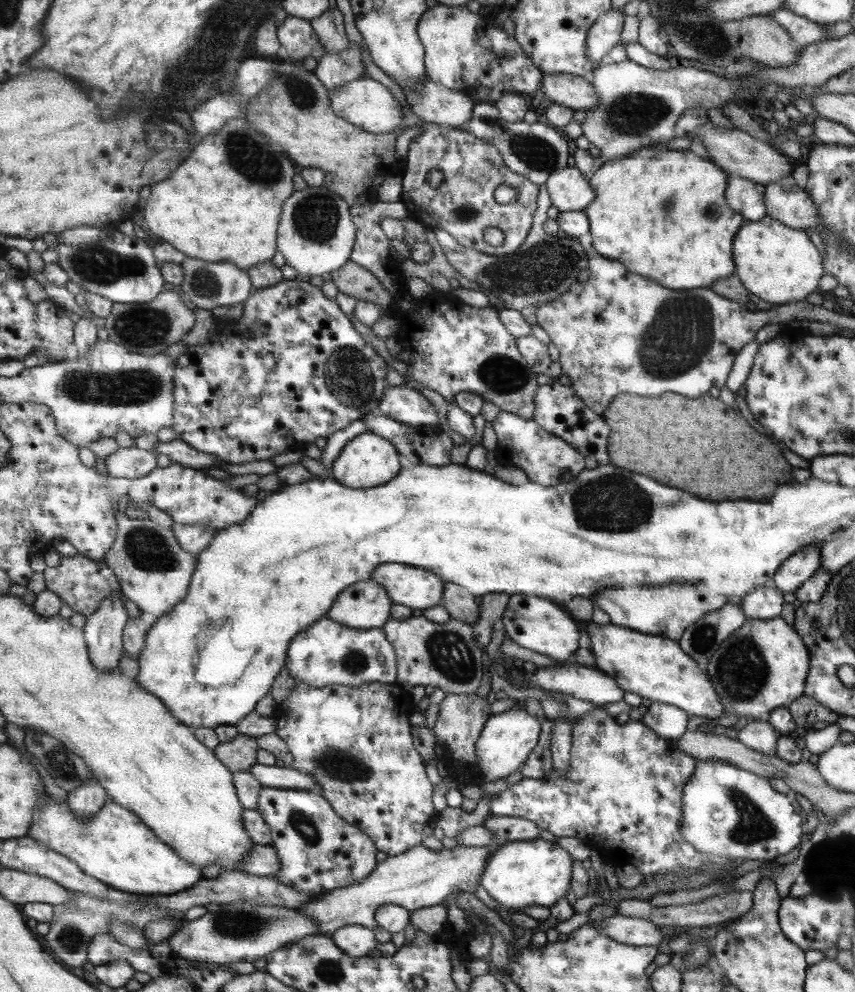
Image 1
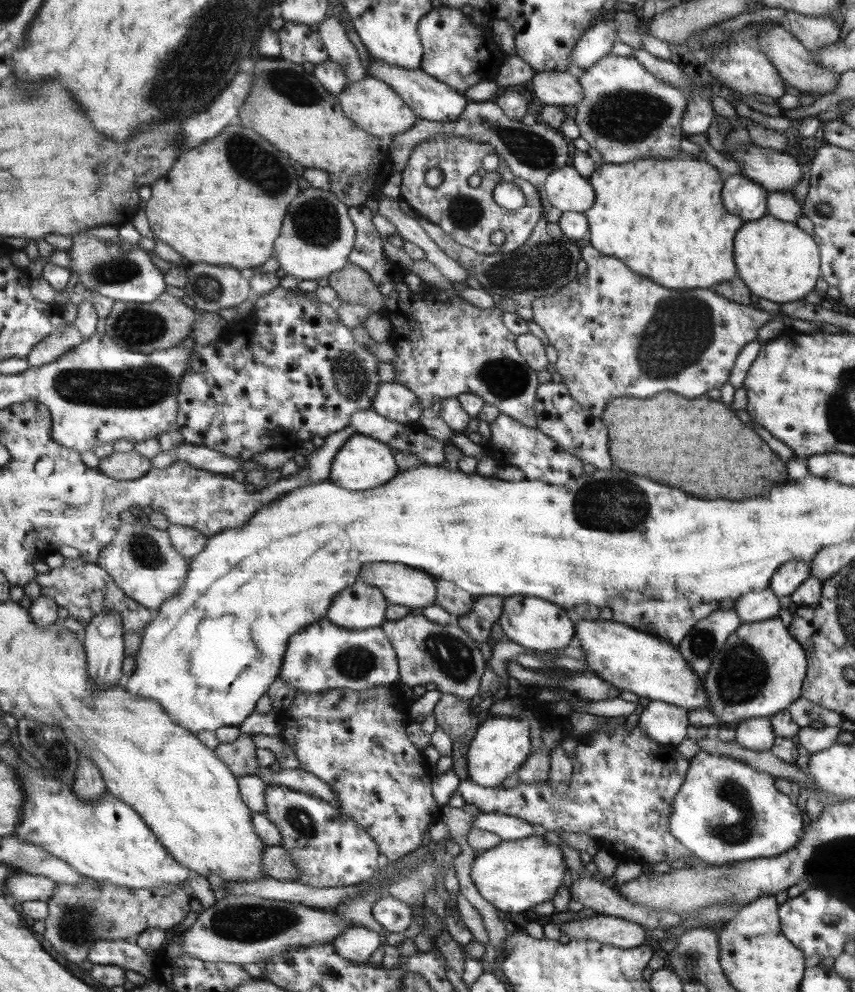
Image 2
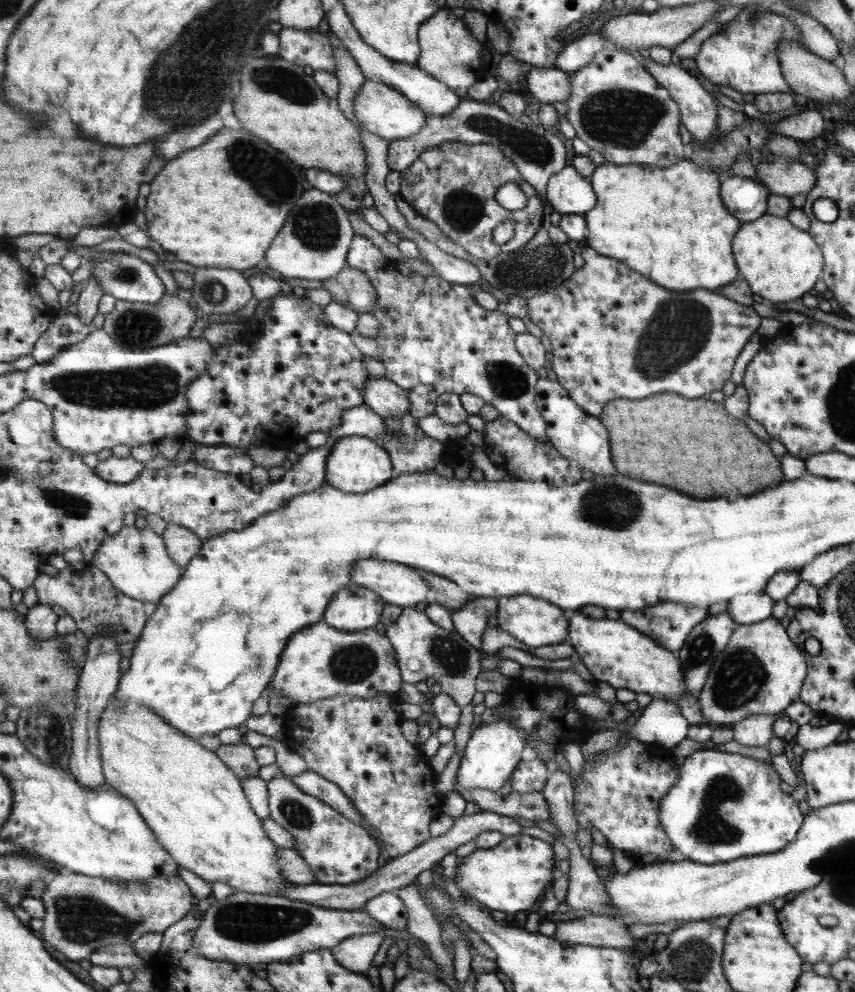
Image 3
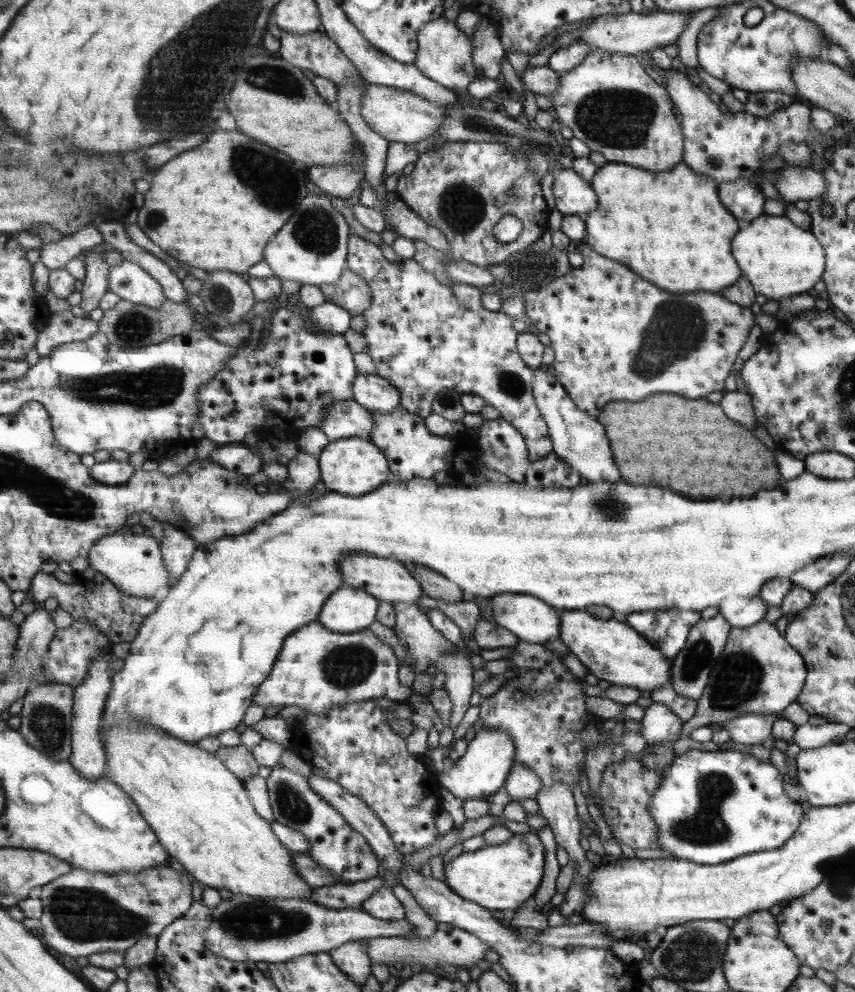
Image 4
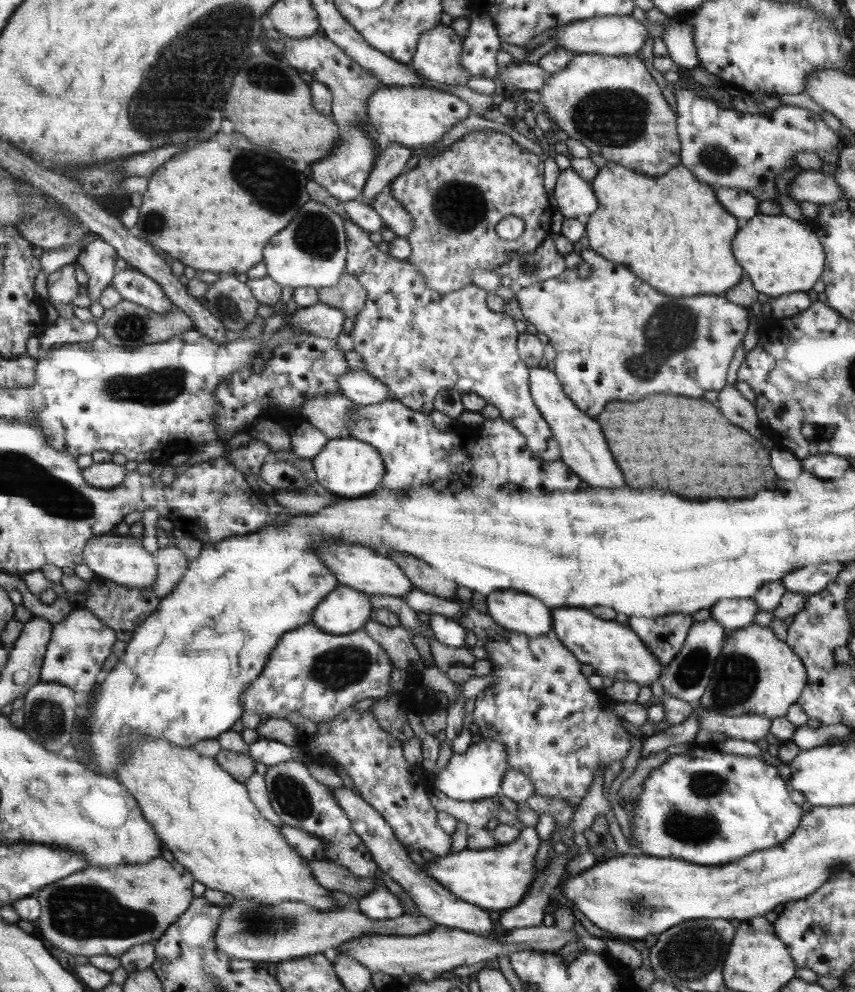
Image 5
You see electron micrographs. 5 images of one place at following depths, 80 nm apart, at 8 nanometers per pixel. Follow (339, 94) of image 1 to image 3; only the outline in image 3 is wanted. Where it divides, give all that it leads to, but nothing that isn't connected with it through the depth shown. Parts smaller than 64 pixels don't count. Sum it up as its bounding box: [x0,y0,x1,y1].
[353,80,428,142]

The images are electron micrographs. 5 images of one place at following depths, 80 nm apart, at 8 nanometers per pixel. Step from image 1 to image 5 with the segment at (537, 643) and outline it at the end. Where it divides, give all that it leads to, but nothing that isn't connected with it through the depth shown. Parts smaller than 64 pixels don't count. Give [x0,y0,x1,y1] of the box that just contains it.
[485,590,551,637]

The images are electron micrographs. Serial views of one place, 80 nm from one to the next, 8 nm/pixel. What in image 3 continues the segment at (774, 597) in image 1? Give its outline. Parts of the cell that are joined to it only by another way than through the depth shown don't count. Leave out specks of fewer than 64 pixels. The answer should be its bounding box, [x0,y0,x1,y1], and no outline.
[726,592,773,625]

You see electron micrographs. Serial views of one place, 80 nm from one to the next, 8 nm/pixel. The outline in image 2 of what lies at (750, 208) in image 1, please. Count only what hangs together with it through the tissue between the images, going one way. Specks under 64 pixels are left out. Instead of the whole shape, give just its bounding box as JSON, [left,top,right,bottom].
[720,175,767,221]

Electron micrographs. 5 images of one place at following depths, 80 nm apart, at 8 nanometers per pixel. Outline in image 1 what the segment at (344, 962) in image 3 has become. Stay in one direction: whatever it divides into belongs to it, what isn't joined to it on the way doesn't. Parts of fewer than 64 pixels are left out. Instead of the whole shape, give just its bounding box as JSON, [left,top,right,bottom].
[329,925,378,958]

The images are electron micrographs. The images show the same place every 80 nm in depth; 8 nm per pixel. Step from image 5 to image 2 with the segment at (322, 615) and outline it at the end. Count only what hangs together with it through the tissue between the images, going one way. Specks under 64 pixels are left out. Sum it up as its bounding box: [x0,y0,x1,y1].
[324,578,388,630]

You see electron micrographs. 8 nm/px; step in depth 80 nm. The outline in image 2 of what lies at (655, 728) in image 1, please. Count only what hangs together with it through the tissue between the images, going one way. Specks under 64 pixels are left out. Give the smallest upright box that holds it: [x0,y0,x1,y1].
[633,701,689,747]

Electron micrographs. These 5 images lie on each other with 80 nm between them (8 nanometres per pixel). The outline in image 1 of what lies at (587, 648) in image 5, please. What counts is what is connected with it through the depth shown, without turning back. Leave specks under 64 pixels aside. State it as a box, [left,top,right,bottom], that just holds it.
[585,623,725,717]

